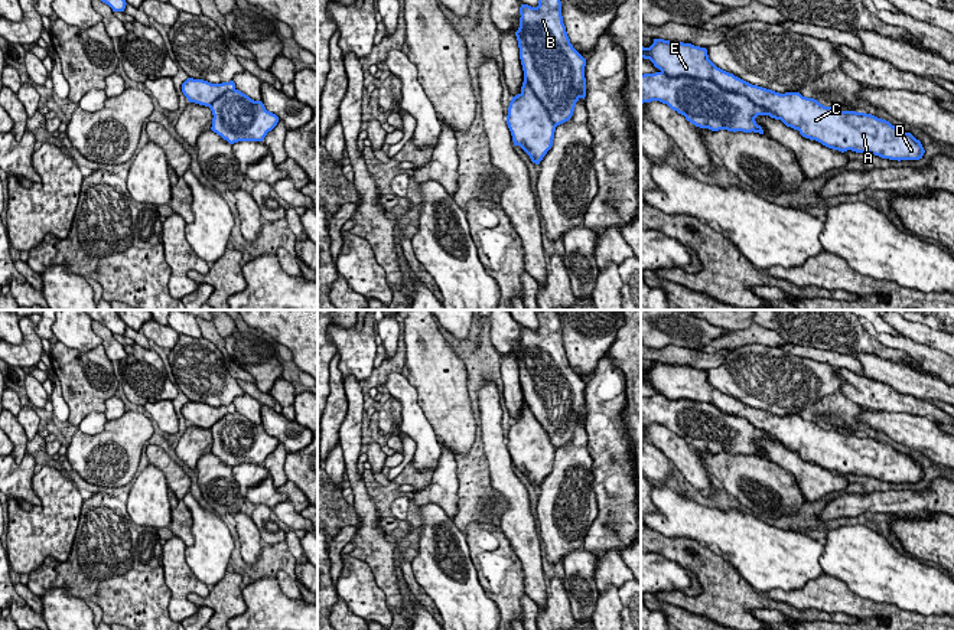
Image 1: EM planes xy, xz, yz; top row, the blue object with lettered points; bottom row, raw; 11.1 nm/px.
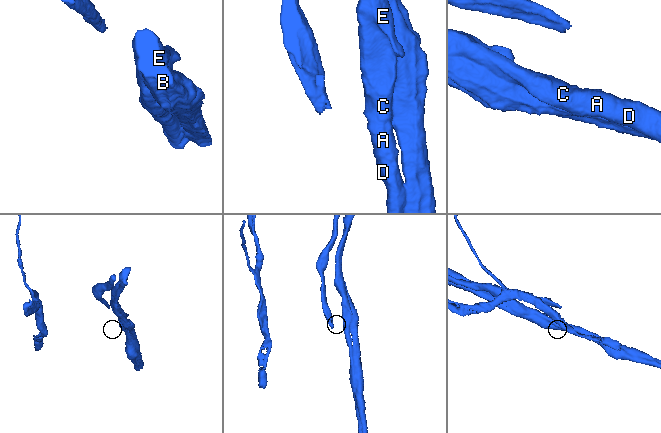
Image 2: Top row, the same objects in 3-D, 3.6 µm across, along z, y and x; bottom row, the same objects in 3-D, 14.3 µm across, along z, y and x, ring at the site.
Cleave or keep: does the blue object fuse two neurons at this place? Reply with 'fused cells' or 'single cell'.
fused cells

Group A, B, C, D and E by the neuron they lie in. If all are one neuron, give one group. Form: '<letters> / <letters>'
A C D E / B

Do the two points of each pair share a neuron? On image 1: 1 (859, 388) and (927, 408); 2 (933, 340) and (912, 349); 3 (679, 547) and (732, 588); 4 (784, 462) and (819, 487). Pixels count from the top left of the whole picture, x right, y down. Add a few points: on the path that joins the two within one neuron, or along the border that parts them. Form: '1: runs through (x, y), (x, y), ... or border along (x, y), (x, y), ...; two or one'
1: runs through (876, 395), (909, 405); one
2: border along (901, 333), (938, 351); two
3: runs through (692, 558), (702, 561), (719, 578); one
4: runs through (793, 463), (810, 479); one

